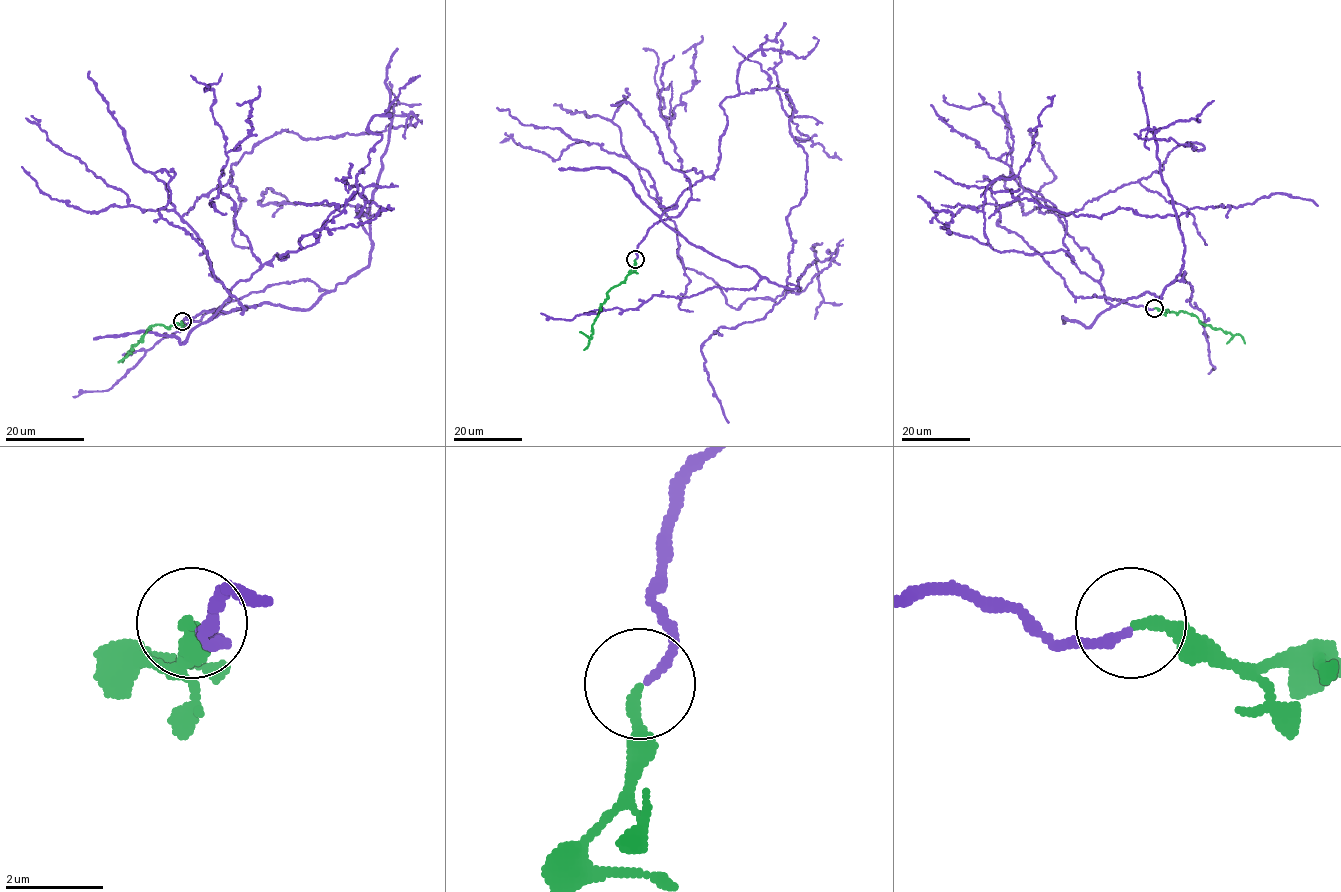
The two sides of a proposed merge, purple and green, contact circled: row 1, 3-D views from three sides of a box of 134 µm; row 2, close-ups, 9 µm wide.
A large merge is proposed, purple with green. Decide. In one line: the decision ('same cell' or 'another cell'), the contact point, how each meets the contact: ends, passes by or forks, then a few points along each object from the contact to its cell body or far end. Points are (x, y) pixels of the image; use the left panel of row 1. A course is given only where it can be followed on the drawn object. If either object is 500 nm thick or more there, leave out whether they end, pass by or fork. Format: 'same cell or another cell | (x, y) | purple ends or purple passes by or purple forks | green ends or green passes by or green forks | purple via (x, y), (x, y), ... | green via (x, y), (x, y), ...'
same cell | (182, 321) | purple ends | green ends | purple via (182, 322), (246, 308), (157, 171), (211, 319), (369, 264), (349, 163) | green via (181, 321), (180, 325), (152, 326), (132, 345), (122, 362)

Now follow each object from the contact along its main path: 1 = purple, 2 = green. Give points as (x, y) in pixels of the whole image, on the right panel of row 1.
1: (1154, 308), (1075, 297), (991, 191), (1040, 194), (1114, 306), (1178, 275), (1175, 216), (934, 171)
2: (1154, 307), (1193, 314), (1213, 328), (1240, 335), (1244, 344)

